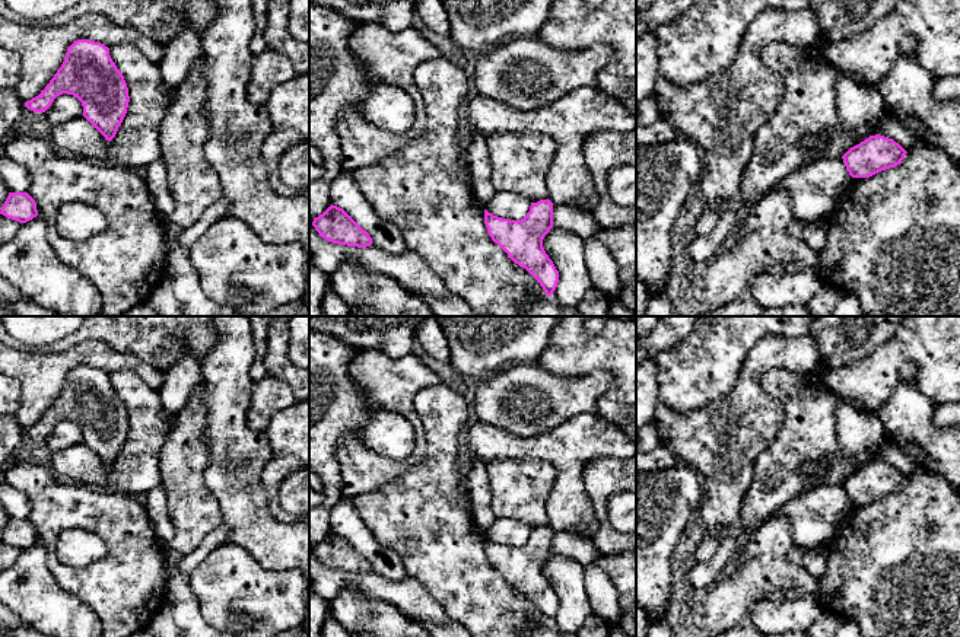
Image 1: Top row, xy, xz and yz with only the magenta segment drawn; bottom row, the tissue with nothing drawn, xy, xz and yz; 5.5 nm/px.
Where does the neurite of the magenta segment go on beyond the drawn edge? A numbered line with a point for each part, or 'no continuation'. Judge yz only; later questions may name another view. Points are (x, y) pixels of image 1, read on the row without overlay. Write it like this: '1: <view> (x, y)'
1: yz (814, 516)

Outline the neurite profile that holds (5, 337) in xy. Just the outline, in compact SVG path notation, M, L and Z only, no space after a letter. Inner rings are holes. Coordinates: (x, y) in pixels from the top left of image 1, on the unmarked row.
M0 316L0 341L12 348L18 348L22 351L29 350L25 344L16 341L13 337L9 335L9 332L6 331L3 325L3 316Z

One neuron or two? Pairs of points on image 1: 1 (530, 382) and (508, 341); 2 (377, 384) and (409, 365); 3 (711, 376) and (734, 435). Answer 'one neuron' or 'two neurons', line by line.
1: two neurons
2: one neuron
3: two neurons

